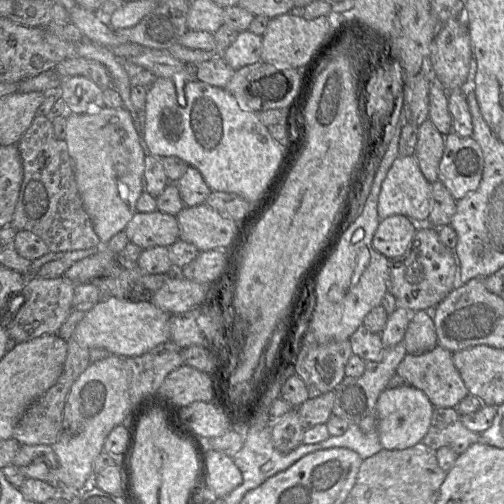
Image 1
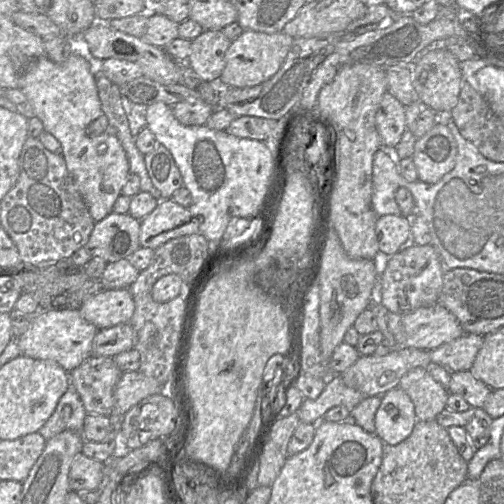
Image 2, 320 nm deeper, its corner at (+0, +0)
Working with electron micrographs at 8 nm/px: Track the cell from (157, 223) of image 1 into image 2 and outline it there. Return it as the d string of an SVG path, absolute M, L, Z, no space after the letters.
M111 212L101 221L95 223L88 242L84 245L92 257L100 257L107 263L115 262L129 257L139 247L140 220L129 214Z

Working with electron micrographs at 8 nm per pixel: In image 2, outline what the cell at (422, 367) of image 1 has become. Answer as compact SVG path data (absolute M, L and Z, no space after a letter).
M458 371L451 373L447 391L461 396L472 408L483 408L492 390L470 371Z

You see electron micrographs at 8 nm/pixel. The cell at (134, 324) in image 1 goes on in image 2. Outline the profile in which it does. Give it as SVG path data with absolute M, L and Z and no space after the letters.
M76 309L39 311L27 331L17 338L21 355L50 360L58 363L70 373L86 359L91 357L92 342L99 331L86 321Z

